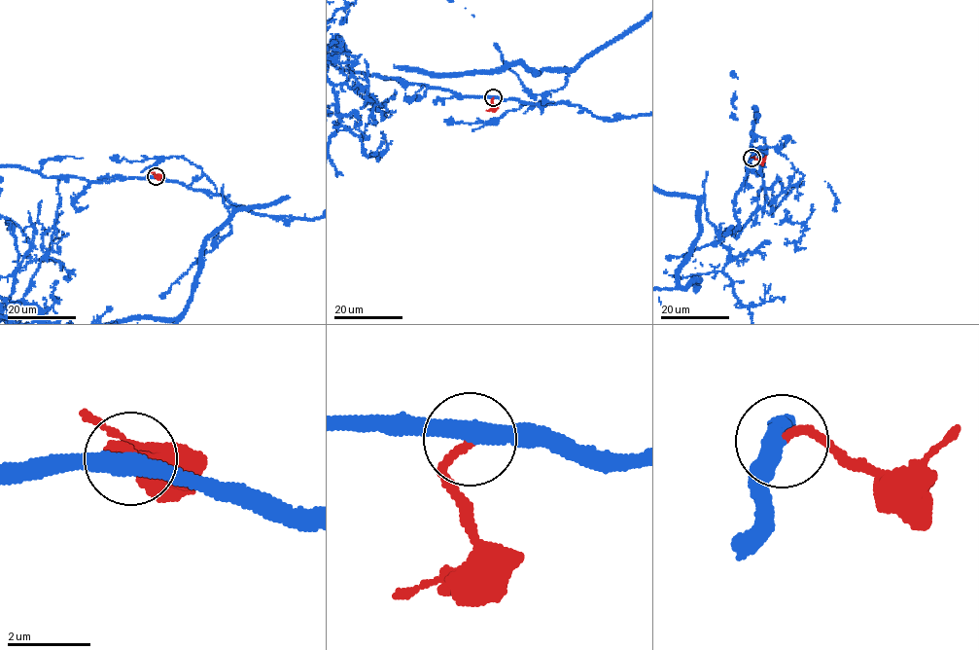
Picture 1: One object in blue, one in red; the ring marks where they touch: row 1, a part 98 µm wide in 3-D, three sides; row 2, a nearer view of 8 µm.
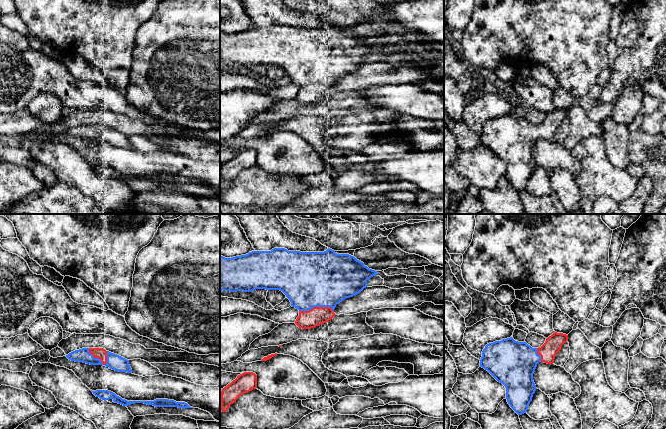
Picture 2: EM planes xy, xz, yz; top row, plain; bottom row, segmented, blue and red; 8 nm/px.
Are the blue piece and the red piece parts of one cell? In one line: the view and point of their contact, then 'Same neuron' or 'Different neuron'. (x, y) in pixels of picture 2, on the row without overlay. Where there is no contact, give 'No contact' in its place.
Touches blue at xz (316, 82). Same neuron

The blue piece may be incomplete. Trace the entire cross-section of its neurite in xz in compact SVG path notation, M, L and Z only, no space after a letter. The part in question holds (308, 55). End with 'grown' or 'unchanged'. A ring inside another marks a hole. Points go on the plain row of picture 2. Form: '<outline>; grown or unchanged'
M328 24L324 28L252 27L246 31L225 34L220 32L220 66L252 68L256 65L280 66L299 86L295 100L302 105L315 104L331 96L337 80L359 70L367 63L367 56L377 52L363 38L349 30L337 30Z; grown

